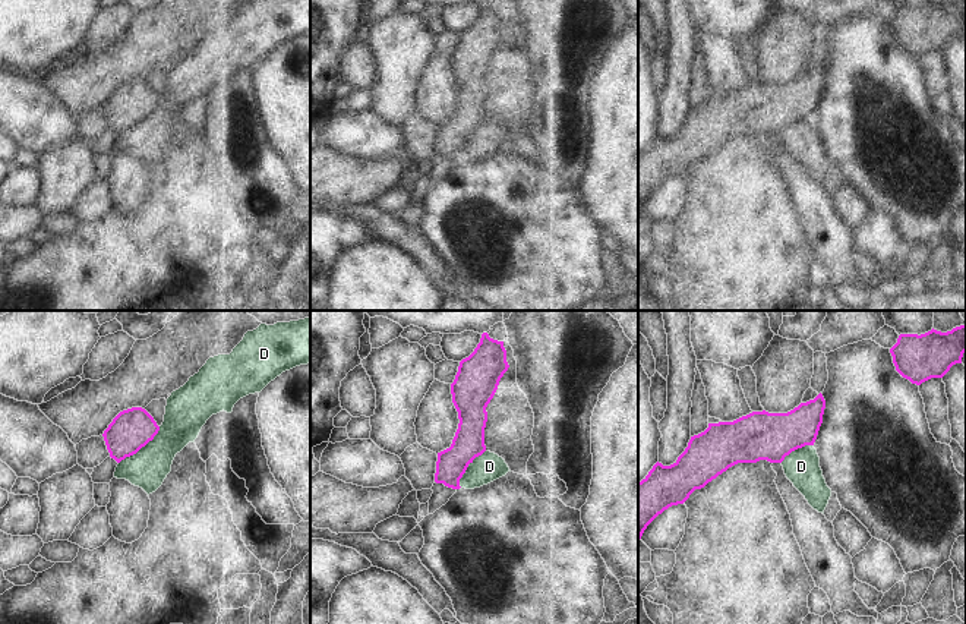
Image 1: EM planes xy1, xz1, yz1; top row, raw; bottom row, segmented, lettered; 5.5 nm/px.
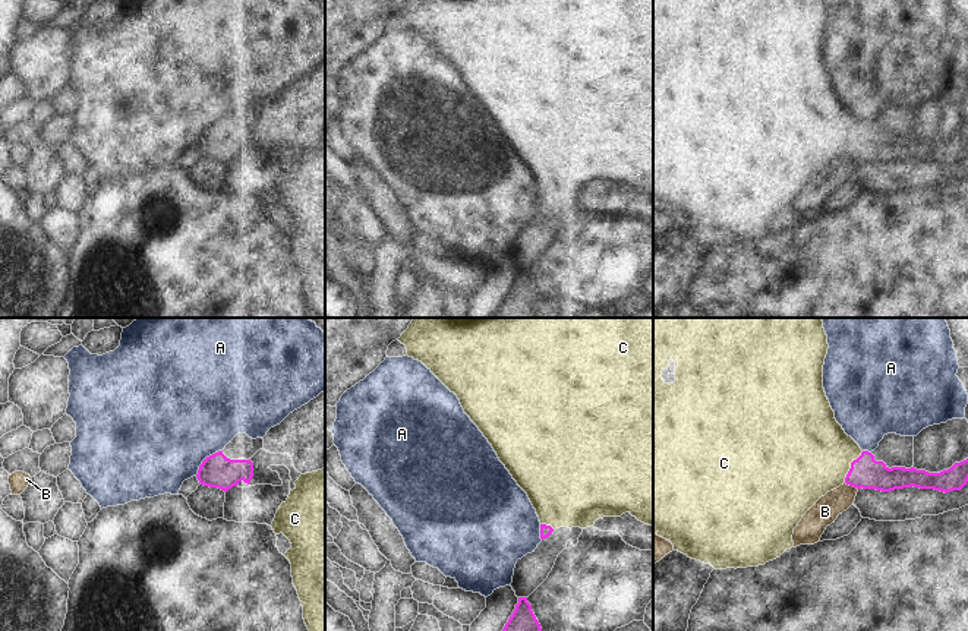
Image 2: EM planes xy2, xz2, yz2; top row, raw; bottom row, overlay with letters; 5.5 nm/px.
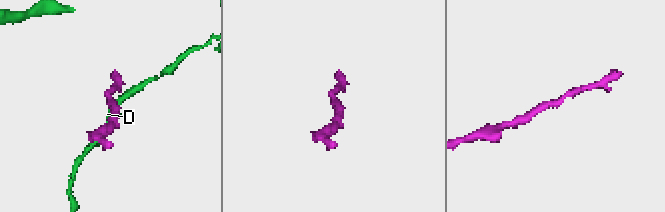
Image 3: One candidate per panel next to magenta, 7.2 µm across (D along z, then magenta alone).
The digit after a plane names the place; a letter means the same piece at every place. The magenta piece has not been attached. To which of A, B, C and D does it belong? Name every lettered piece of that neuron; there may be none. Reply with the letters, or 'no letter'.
C.

